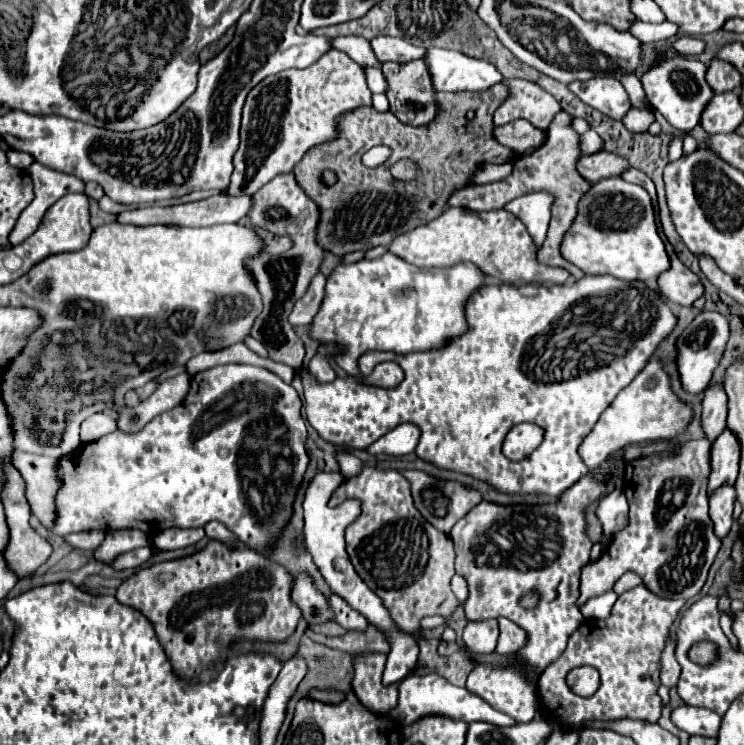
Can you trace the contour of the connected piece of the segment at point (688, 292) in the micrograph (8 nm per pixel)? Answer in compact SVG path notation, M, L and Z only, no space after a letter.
M669 254L669 260L671 260L669 270L665 270L657 278L659 292L661 296L665 296L675 304L691 306L703 294L703 286L699 278L691 270L687 270L675 254Z

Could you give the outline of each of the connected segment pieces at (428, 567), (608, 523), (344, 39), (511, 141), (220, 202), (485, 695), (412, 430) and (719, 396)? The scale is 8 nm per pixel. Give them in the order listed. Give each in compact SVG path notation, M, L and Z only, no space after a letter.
M363 468L361 474L345 478L341 482L341 486L331 494L329 506L337 506L347 498L361 500L361 516L345 530L347 554L351 558L351 564L355 566L355 572L383 600L393 620L405 632L417 632L425 616L433 616L433 614L451 616L461 606L461 602L455 598L449 586L449 580L455 574L453 540L447 534L433 528L429 522L425 522L425 518L417 512L417 508L413 506L413 496L409 492L409 482L405 480L405 476L395 470L383 472L377 468Z
M613 490L599 500L597 518L603 524L603 536L609 540L617 530L627 526L627 498L621 490Z
M341 36L341 38L331 38L331 48L347 52L357 64L361 66L381 66L377 58L373 56L373 50L369 46L369 40L361 36Z
M523 119L495 127L493 136L499 144L511 148L519 156L525 156L525 154L537 150L545 142L545 132L533 128L529 122L525 122Z
M217 194L211 196L207 200L199 200L199 202L189 202L189 204L181 204L169 206L169 208L161 208L161 206L149 206L149 208L137 208L137 210L127 210L119 214L119 222L121 224L137 224L137 226L147 226L147 224L173 224L173 226L181 227L207 227L215 226L215 224L227 224L227 222L237 222L241 218L247 216L251 208L251 198L249 196L229 196Z
M479 664L475 665L467 677L466 688L469 688L473 694L481 696L483 700L487 700L495 710L509 714L517 722L529 722L529 720L533 720L533 714L537 710L537 698L529 684L529 676L531 674L525 674L523 670L515 670L515 668L499 668L491 666L491 664Z
M401 424L399 430L395 432L387 432L383 438L379 438L375 442L373 448L367 448L369 454L377 456L407 456L415 450L419 442L419 428L415 428L413 424Z
M713 386L705 392L705 400L703 400L701 424L703 424L705 440L713 442L719 436L719 432L727 428L725 418L727 418L727 396L721 386Z

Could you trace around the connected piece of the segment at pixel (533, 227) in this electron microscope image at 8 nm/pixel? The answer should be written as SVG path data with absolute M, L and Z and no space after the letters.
M533 192L505 204L505 210L515 214L527 226L527 232L531 234L537 248L541 248L541 244L545 242L549 218L551 218L549 214L551 202L553 196L549 196L547 192Z

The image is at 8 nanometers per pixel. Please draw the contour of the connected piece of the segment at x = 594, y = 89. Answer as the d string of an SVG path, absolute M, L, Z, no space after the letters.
M599 76L585 82L575 80L569 84L569 90L587 106L613 120L623 120L625 114L633 108L623 84L611 76Z

